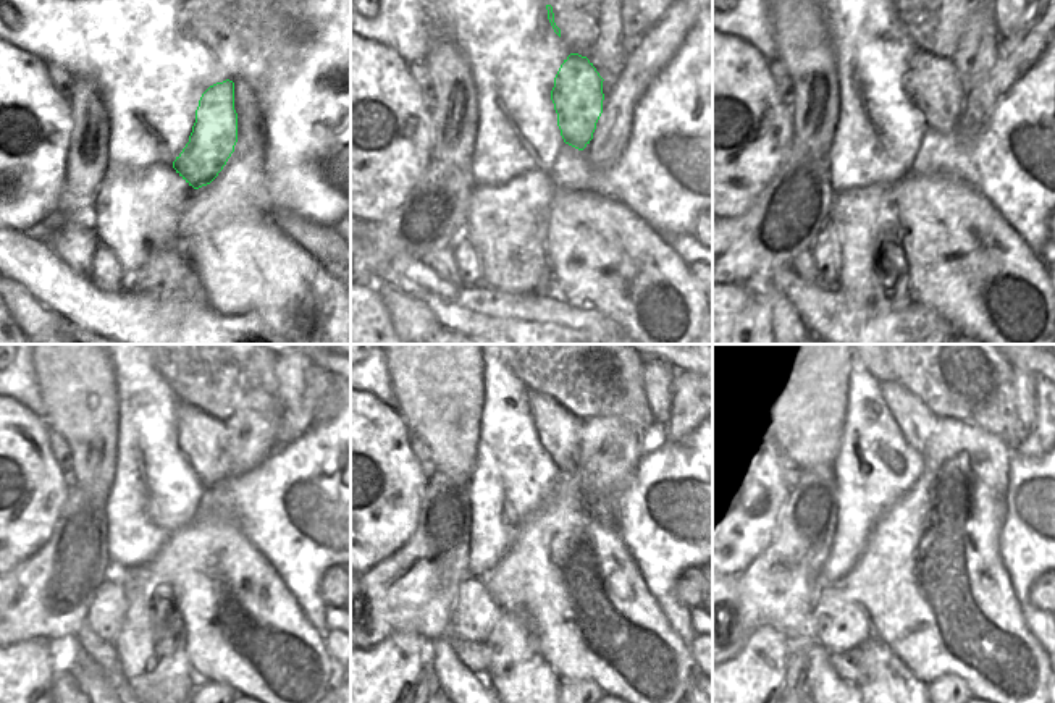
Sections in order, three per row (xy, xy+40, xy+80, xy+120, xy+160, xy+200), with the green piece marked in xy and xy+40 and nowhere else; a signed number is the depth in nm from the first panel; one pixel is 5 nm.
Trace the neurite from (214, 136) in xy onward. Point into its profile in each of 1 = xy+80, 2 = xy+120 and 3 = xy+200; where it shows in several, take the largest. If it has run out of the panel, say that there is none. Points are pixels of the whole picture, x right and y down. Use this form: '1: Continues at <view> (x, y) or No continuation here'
1: Continues at xy+80 (933, 83)
2: Continues at xy+120 (201, 437)
3: Continues at xy+200 (903, 398)

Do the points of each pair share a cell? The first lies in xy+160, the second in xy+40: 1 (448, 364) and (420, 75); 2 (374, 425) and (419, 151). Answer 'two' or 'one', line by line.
1: two
2: one

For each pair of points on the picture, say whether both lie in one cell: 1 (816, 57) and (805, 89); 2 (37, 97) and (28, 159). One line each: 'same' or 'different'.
1: same
2: same

